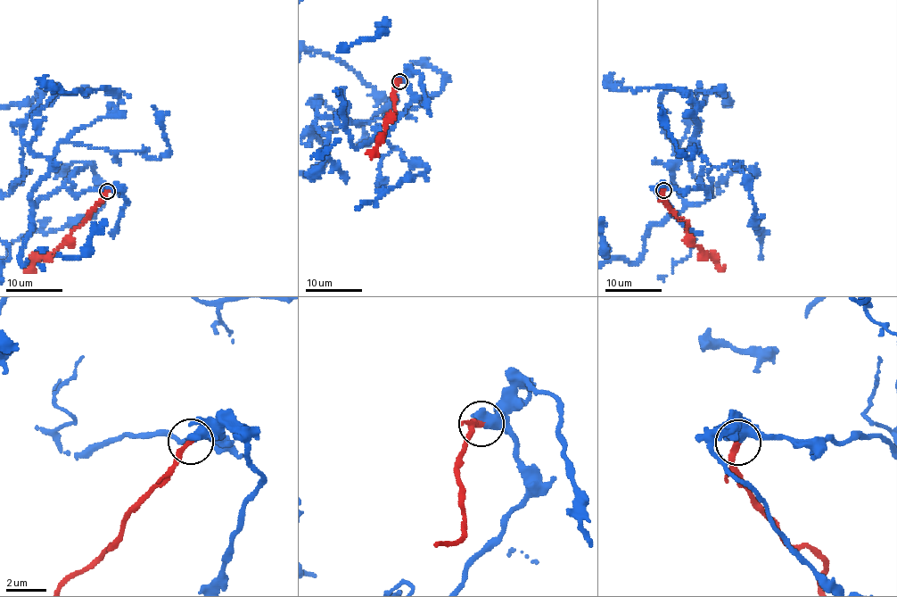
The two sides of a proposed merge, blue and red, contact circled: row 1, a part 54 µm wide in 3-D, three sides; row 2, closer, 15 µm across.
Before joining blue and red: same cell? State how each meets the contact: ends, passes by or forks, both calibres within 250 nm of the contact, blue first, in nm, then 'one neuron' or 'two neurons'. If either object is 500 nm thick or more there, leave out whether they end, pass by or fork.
550 nm thick on the blue side, 280 nm on the other; one neuron

